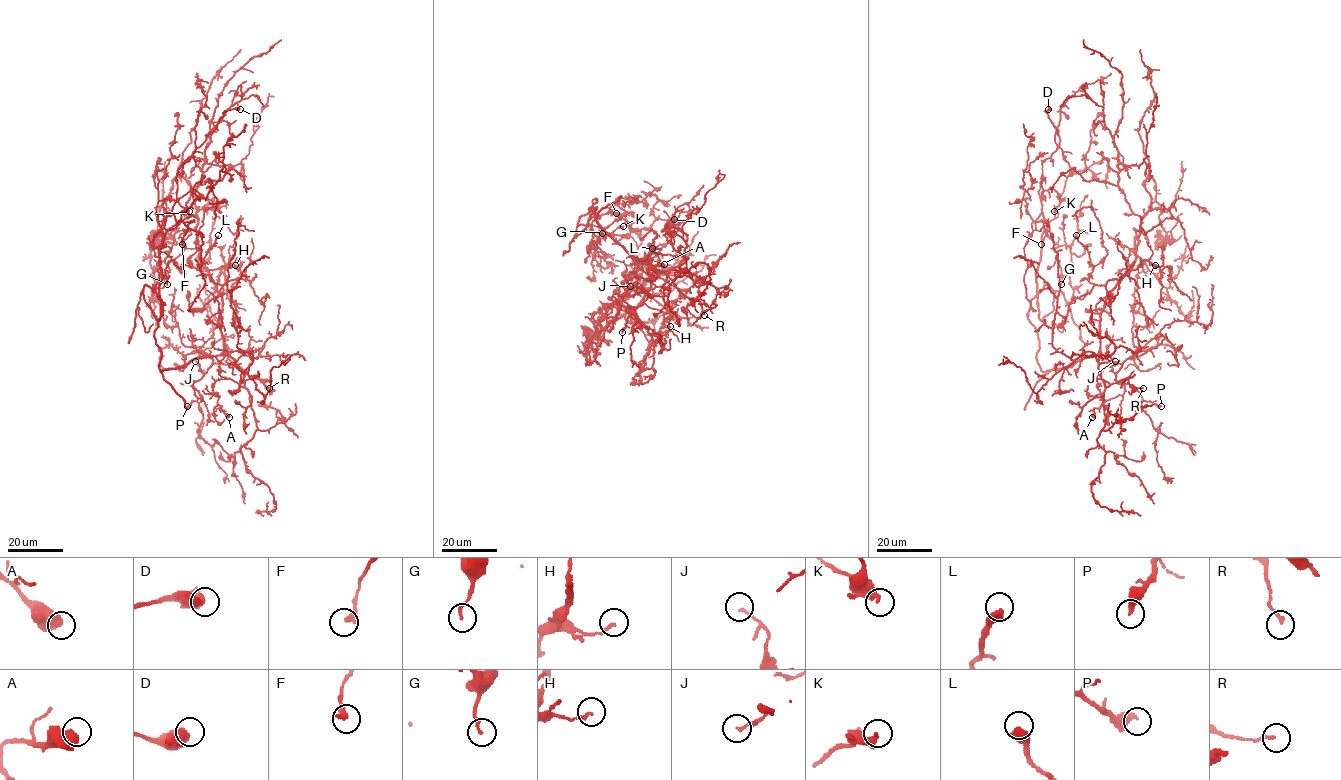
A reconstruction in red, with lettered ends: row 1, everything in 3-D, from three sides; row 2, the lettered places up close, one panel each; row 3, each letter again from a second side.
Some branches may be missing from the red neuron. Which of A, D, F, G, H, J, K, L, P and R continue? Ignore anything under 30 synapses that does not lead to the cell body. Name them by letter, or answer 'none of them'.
none of them

